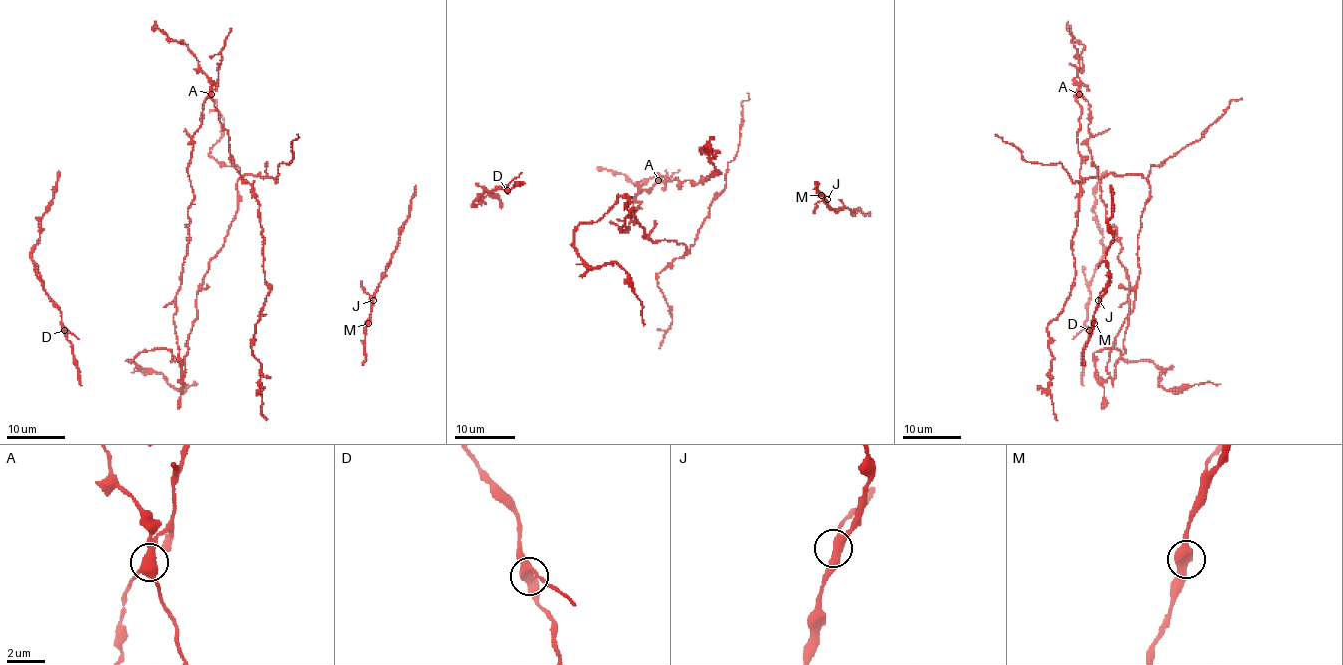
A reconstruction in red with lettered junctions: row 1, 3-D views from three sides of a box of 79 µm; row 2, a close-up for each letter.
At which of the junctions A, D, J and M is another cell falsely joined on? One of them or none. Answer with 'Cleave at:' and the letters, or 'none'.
Cleave at: A

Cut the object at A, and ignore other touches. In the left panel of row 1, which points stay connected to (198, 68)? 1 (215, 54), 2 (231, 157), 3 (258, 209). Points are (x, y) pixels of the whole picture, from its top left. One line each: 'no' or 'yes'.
1: no
2: yes
3: yes

